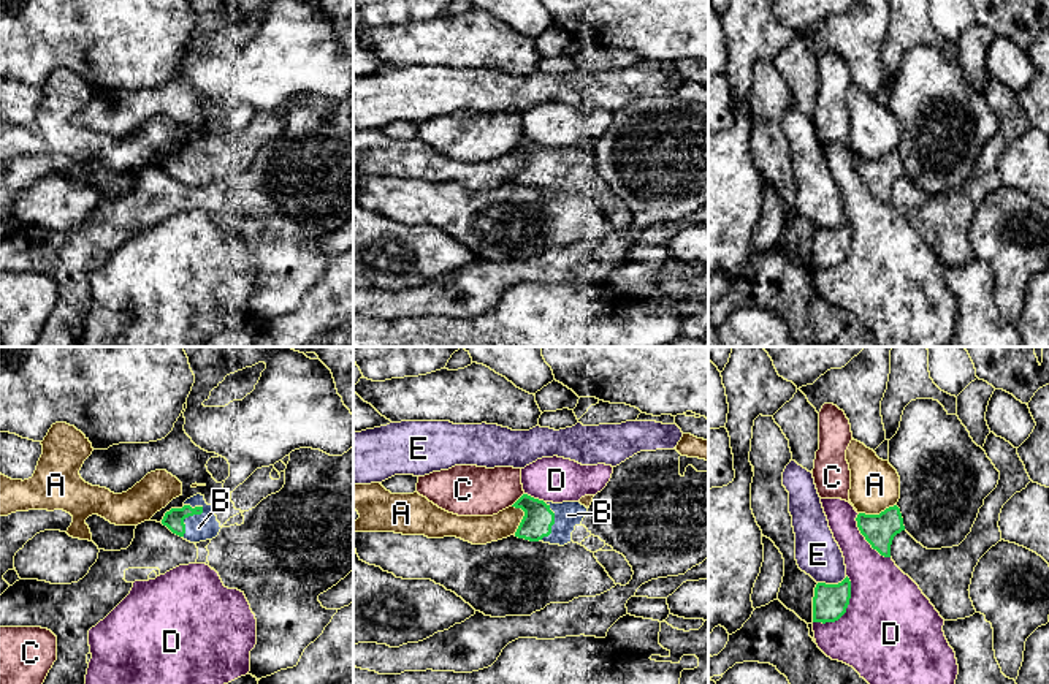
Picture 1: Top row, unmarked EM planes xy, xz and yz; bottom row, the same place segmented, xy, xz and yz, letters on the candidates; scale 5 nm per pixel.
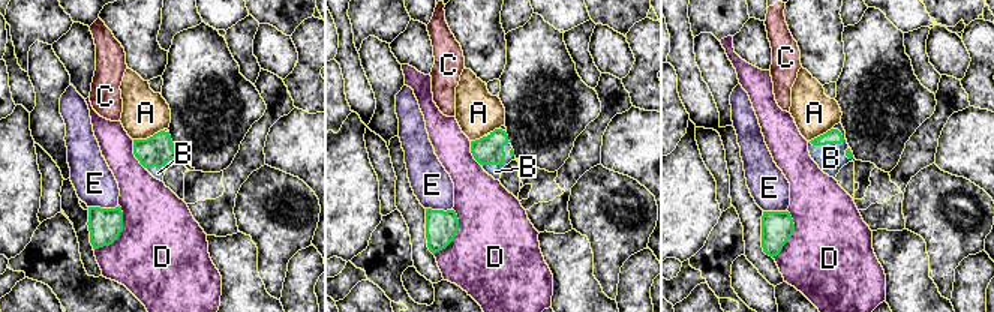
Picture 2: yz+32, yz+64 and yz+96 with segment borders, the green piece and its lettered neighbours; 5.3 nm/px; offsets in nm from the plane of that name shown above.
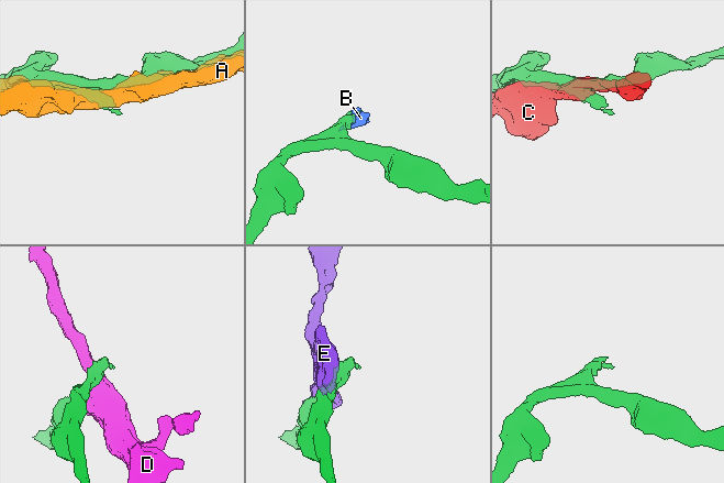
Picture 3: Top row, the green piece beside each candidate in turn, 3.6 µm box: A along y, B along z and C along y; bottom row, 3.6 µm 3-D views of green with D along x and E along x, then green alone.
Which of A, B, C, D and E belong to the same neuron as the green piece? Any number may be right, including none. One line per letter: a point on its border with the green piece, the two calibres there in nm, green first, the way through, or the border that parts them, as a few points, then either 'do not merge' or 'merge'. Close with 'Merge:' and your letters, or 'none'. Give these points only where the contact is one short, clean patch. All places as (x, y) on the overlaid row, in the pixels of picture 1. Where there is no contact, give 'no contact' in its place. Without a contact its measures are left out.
A: yz (877, 515) | 160/260 nm | along yz (896, 504), (878, 513), (859, 513) | do not merge
B: xy (187, 516) | 100/140 nm | merge
C: xz (518, 499) | 150/260 nm | do not merge
D: yz (845, 610) | 180/480 nm | do not merge
E: yz (832, 585) | 180/220 nm | do not merge
Merge: B

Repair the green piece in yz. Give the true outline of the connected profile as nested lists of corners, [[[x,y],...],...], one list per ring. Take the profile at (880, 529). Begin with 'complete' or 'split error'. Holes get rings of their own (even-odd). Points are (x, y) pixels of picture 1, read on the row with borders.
complete; [[[897,505],[886,508],[879,515],[859,513],[857,527],[865,540],[881,556],[891,557],[891,545],[897,534],[905,530],[903,518]]]

